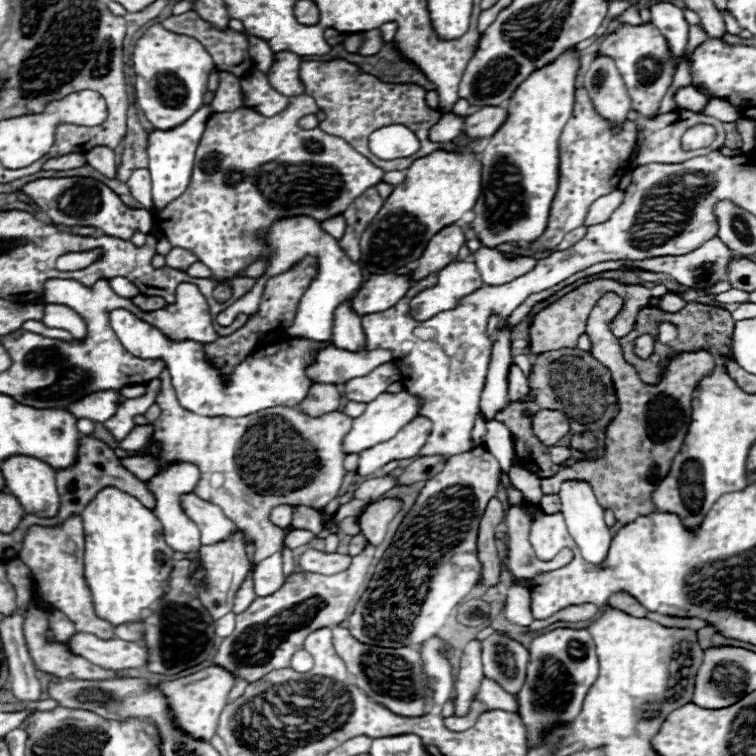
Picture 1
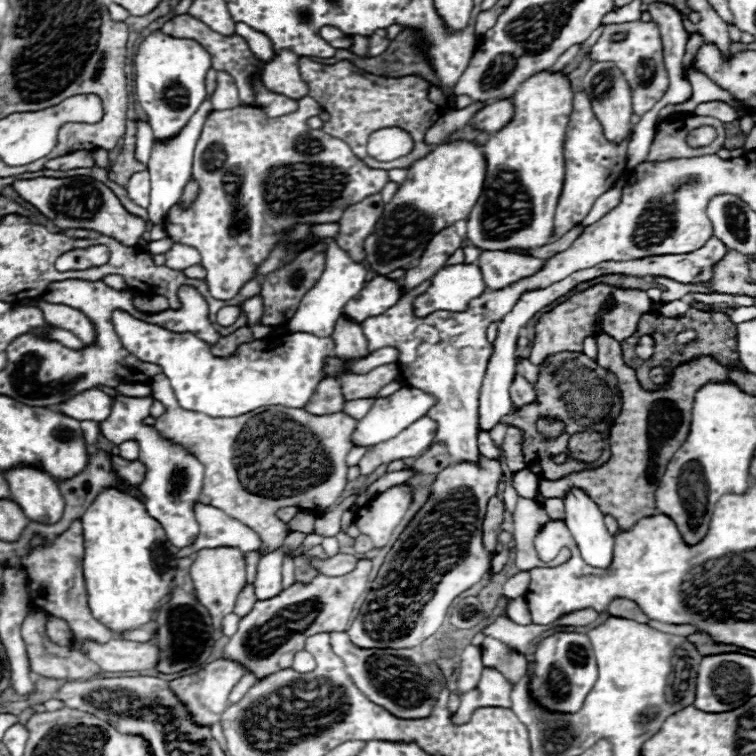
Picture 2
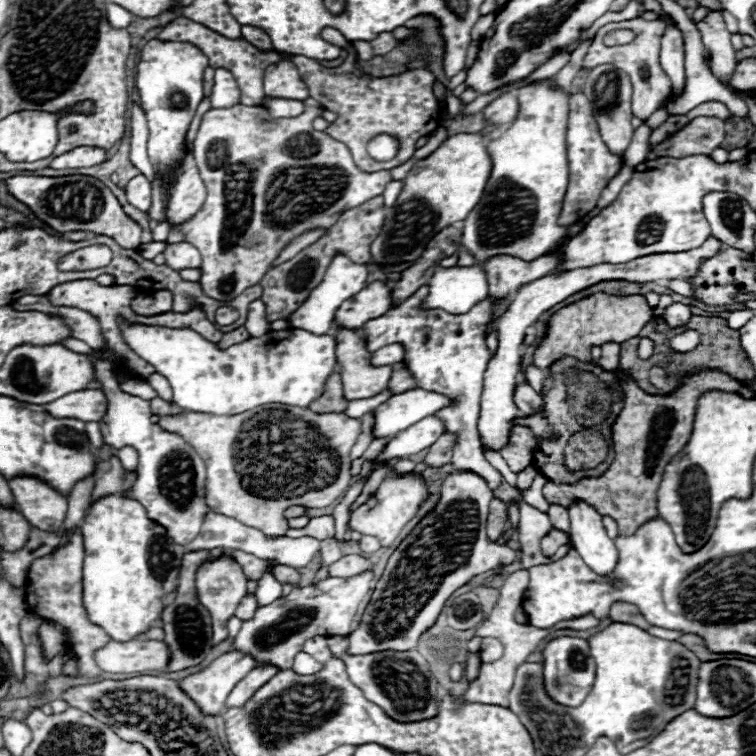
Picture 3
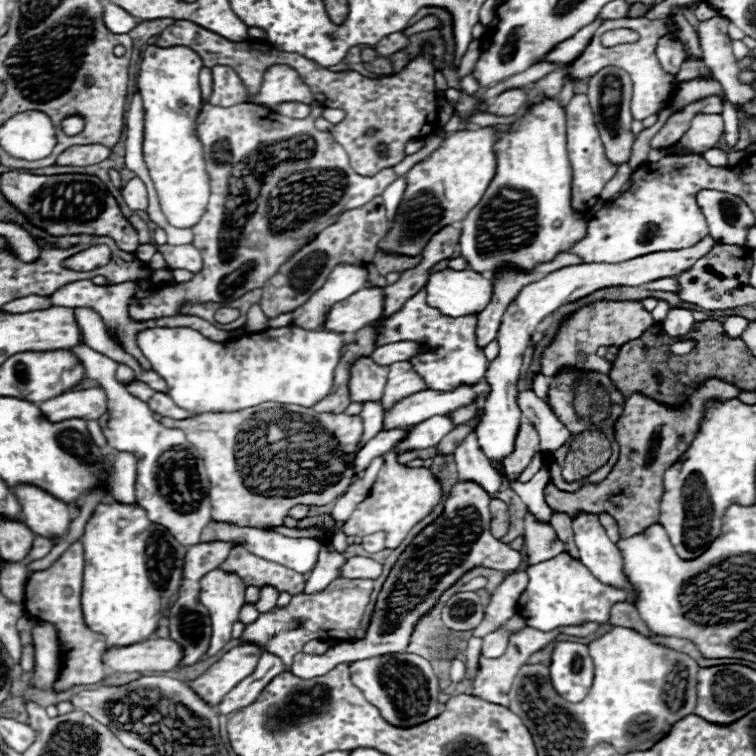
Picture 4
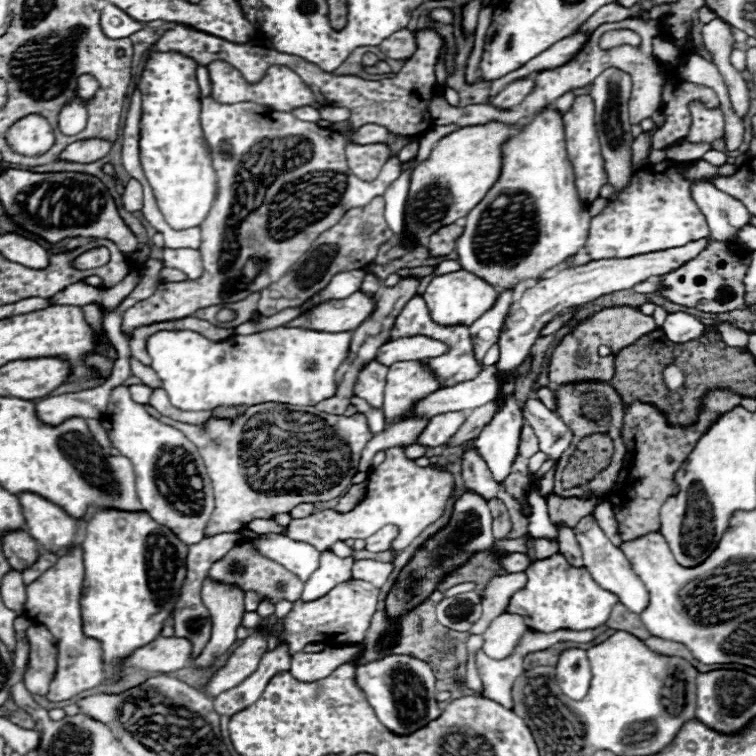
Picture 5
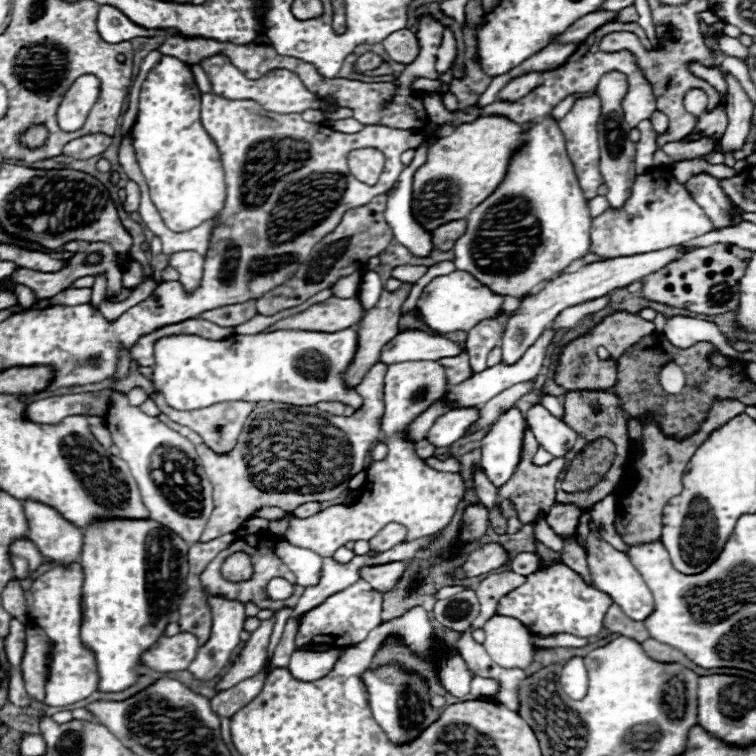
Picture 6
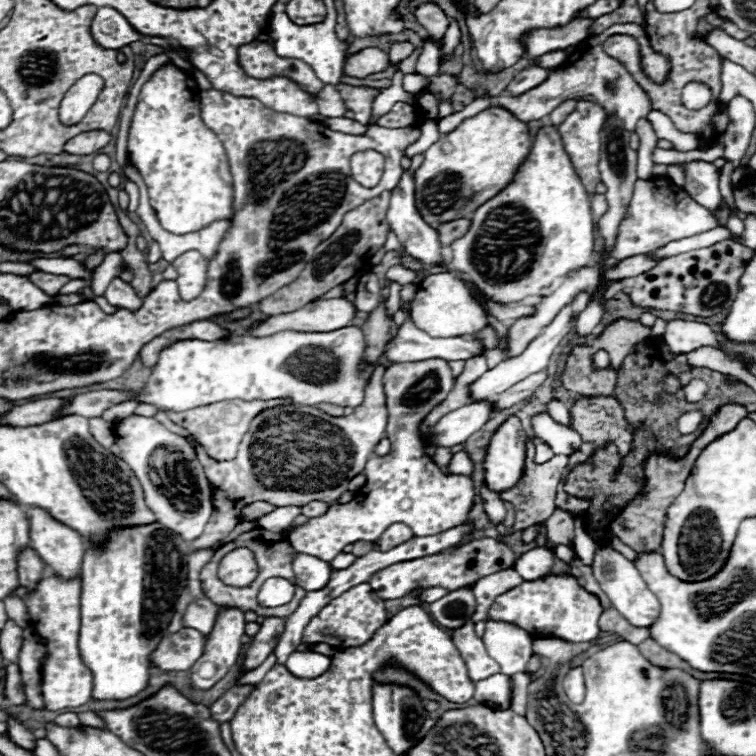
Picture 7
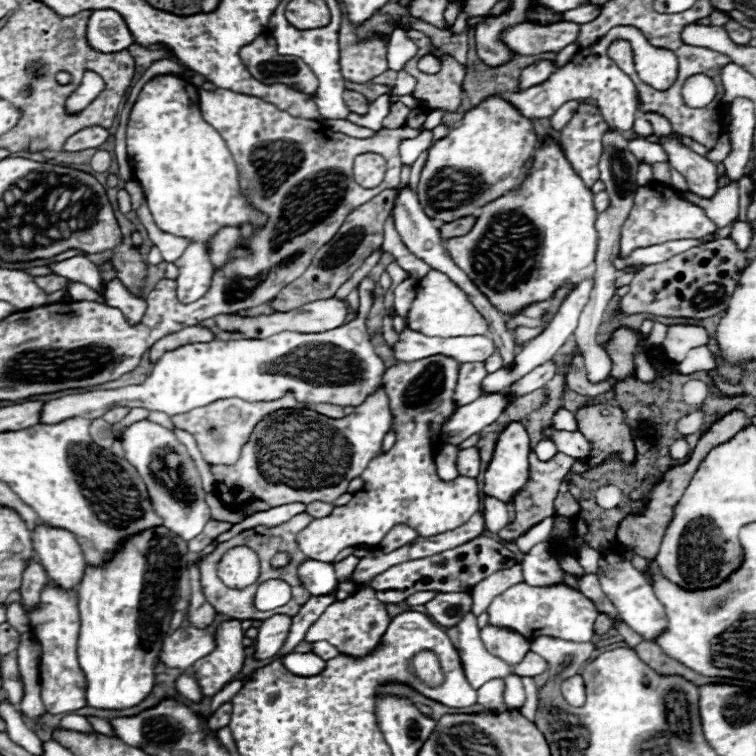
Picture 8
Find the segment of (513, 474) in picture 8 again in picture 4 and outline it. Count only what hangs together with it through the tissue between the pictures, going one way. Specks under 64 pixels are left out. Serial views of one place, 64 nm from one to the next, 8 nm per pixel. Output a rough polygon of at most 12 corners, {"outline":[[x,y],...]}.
{"outline":[[714,246],[566,266],[524,286],[504,312],[492,392],[476,428],[500,474],[520,428],[516,384],[540,320],[602,288],[688,270]]}

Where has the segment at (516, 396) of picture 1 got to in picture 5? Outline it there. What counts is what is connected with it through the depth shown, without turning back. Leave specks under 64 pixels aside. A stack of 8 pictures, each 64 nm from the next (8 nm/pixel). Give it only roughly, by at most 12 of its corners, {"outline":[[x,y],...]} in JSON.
{"outline":[[538,398],[522,406],[540,450],[552,460],[572,444],[572,430]]}

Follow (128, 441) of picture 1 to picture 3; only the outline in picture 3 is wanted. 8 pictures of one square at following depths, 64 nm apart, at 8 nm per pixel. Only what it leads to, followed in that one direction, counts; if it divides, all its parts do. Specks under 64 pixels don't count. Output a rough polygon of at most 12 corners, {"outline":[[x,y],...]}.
{"outline":[[131,446],[118,450],[118,458],[126,472],[138,466],[138,454]]}

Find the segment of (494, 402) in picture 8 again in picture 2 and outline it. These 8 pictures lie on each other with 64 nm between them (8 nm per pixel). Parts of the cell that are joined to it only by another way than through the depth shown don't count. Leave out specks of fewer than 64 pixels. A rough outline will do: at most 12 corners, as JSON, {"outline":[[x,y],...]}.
{"outline":[[424,416],[396,438],[368,448],[360,474],[380,464],[420,456],[436,436]]}

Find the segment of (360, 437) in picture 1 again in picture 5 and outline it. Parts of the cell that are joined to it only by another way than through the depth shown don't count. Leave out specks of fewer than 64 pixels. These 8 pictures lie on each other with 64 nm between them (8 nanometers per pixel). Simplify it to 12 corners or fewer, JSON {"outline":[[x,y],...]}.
{"outline":[[496,366],[474,380],[440,388],[410,418],[470,412],[502,390]]}

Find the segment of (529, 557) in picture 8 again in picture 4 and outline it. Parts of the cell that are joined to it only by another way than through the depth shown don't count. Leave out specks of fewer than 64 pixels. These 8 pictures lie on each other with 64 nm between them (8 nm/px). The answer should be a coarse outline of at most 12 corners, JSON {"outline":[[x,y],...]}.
{"outline":[[458,482],[390,570],[364,640],[296,654],[310,680],[404,652],[414,622],[466,570],[518,570],[490,496]]}

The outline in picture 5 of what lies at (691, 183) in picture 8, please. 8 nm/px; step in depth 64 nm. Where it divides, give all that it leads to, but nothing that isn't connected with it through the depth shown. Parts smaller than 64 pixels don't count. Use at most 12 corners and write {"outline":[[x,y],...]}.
{"outline":[[706,180],[692,198],[708,220],[712,240],[728,242],[750,212]]}

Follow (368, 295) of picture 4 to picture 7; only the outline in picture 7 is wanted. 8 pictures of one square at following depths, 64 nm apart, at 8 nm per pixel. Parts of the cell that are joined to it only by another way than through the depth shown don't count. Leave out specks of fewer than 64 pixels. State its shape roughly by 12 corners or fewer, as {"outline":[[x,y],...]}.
{"outline":[[346,298],[316,300],[266,318],[252,336],[332,332],[350,324]]}

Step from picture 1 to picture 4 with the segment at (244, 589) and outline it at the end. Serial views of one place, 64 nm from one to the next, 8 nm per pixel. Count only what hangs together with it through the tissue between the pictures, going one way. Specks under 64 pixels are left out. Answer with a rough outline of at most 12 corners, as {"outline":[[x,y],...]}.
{"outline":[[244,604],[240,622],[252,624],[258,614],[256,606]]}

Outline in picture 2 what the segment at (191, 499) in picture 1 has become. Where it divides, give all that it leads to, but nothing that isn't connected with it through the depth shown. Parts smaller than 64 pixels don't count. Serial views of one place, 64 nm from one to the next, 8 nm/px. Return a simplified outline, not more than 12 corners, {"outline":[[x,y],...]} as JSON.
{"outline":[[198,504],[200,534],[178,558],[202,548],[260,552],[260,536],[214,506]]}

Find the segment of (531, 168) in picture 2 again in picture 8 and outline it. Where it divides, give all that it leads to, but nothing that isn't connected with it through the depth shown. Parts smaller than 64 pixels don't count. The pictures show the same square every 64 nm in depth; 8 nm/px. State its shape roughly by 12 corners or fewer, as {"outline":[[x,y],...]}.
{"outline":[[546,140],[446,248],[500,310],[595,271],[592,190]]}

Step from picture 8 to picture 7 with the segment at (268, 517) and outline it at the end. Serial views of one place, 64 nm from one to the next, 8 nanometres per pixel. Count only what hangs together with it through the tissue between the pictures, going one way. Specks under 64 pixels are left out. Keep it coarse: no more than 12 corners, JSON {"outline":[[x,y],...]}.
{"outline":[[300,506],[276,508],[256,522],[266,530],[280,532],[300,514]]}

